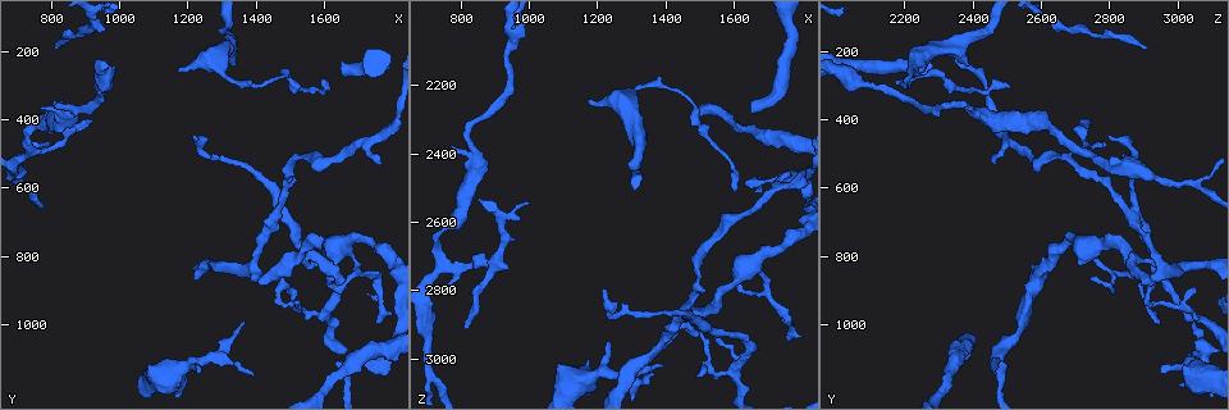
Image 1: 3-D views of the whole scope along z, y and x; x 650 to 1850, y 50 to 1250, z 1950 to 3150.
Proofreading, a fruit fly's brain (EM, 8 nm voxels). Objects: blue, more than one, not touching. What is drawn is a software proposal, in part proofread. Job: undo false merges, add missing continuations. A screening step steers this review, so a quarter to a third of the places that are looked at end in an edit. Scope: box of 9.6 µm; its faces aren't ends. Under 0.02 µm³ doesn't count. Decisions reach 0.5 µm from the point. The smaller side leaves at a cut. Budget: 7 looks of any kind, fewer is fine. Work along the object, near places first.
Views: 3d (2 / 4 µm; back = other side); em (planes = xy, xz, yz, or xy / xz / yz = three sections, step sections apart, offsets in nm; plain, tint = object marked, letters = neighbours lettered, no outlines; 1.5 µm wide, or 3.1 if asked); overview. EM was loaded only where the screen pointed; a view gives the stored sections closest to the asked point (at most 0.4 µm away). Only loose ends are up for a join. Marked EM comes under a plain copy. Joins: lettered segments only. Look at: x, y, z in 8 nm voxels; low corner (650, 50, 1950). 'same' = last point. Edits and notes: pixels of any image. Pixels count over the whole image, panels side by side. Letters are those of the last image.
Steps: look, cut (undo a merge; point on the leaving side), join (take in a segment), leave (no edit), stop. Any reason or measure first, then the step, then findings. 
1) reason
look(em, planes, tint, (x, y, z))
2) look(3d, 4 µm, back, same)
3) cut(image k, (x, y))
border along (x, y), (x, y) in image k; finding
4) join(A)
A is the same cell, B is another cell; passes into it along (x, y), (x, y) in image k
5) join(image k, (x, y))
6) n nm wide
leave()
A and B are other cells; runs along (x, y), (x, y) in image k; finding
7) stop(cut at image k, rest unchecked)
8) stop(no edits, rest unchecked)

free end
look(3d, 2 µm, (1170, 260, 2250))

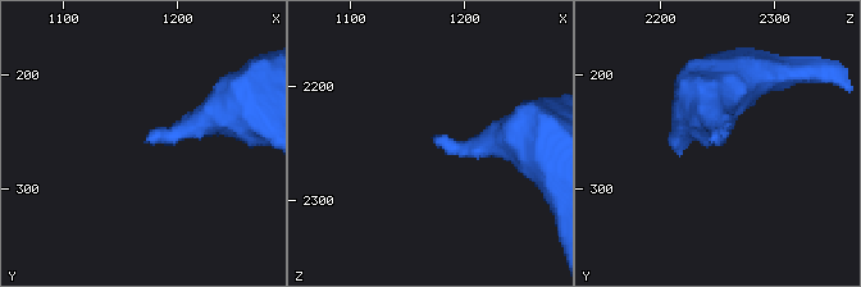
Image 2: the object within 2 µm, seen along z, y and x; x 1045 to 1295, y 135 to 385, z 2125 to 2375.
shape alone is not enough
look(em, xz, step 4, tint, (1176, 256, 2244))

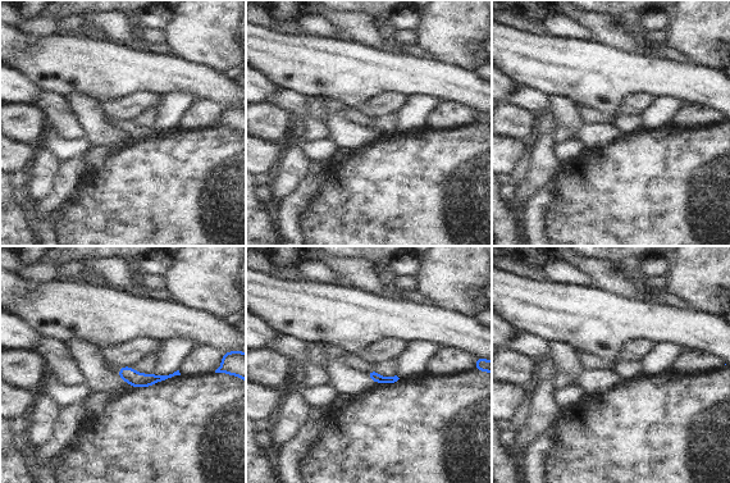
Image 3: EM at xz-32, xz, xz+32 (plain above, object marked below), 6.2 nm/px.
look(em, planes, letters, same)

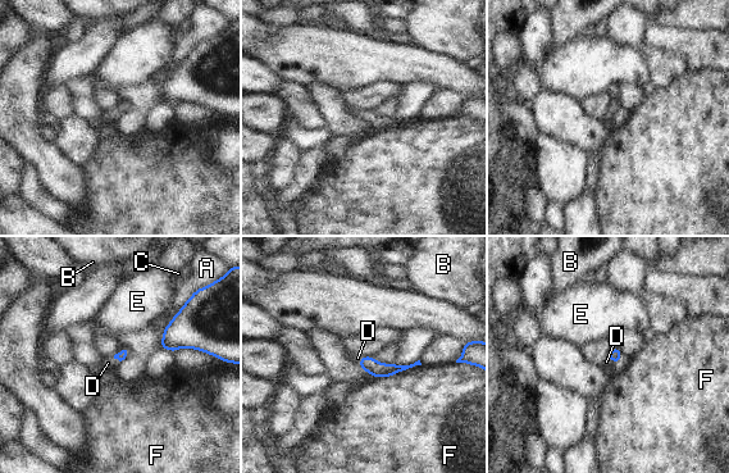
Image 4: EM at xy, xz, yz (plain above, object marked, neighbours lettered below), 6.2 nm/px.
F touches over 320 nm
join(D)
D is the same cell, A, B, C, E and F are other cells; passes into it along (124, 351), (117, 358), (108, 363) in image 4; it goes on there

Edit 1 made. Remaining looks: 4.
look(overview)

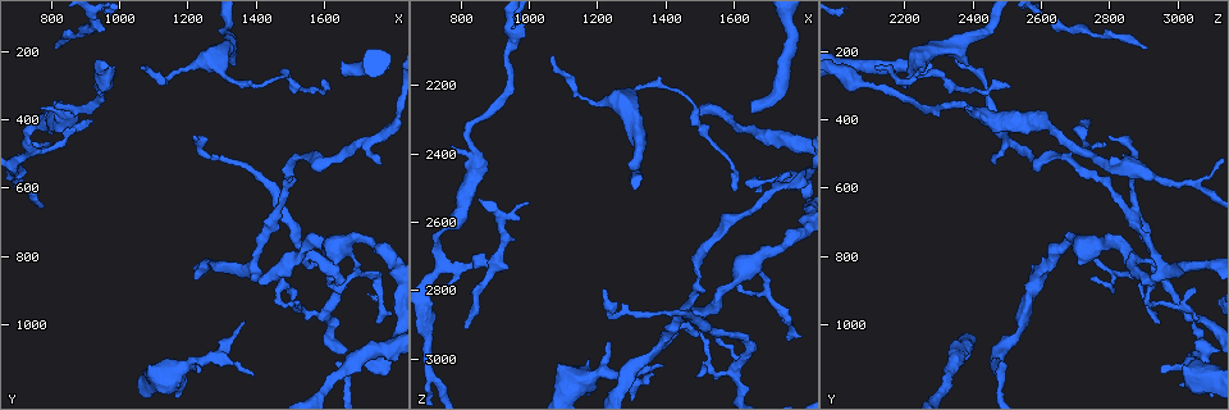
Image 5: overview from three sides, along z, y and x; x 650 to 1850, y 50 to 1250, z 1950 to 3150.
end of a long branch
look(3d, 2 µm, (1660, 240, 2280))

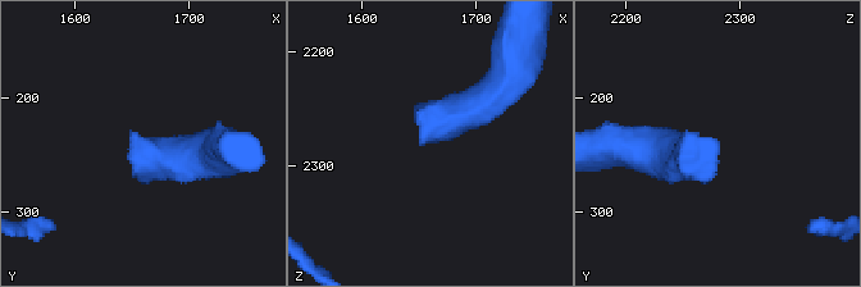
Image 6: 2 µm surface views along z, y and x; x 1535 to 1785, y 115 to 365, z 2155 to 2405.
look(em, planes, letters, (1654, 246, 2284))

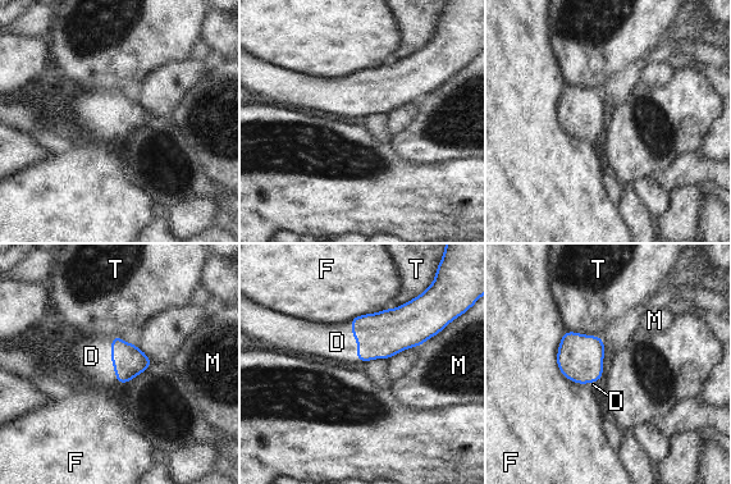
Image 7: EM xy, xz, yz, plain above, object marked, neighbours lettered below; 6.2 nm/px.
join(D)
D is the same cell, F, M and T are other cells; passes into it along (129, 361), (112, 360), (91, 356) in image 7; it goes on there

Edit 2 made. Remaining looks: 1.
stop(join at image 4, join at image 7, rest unchecked)

